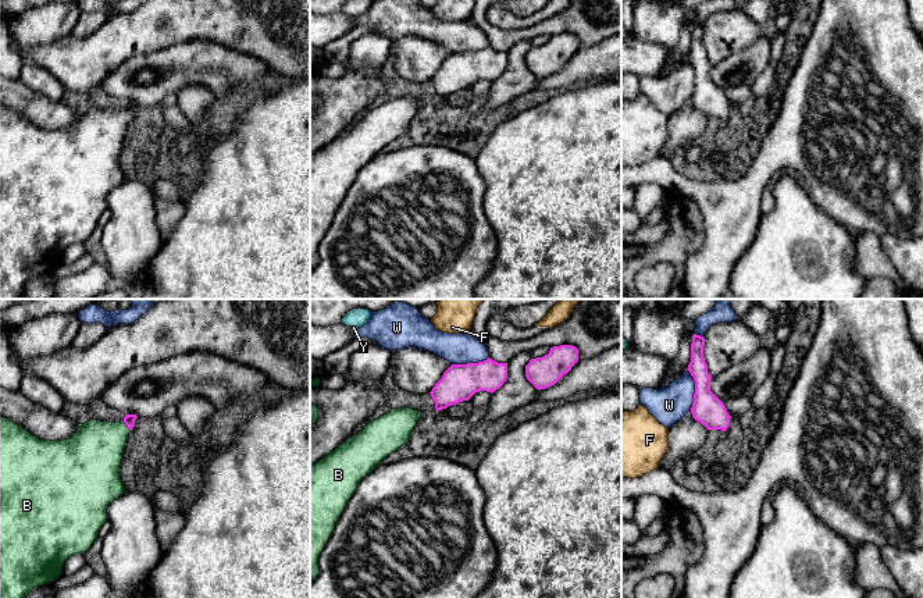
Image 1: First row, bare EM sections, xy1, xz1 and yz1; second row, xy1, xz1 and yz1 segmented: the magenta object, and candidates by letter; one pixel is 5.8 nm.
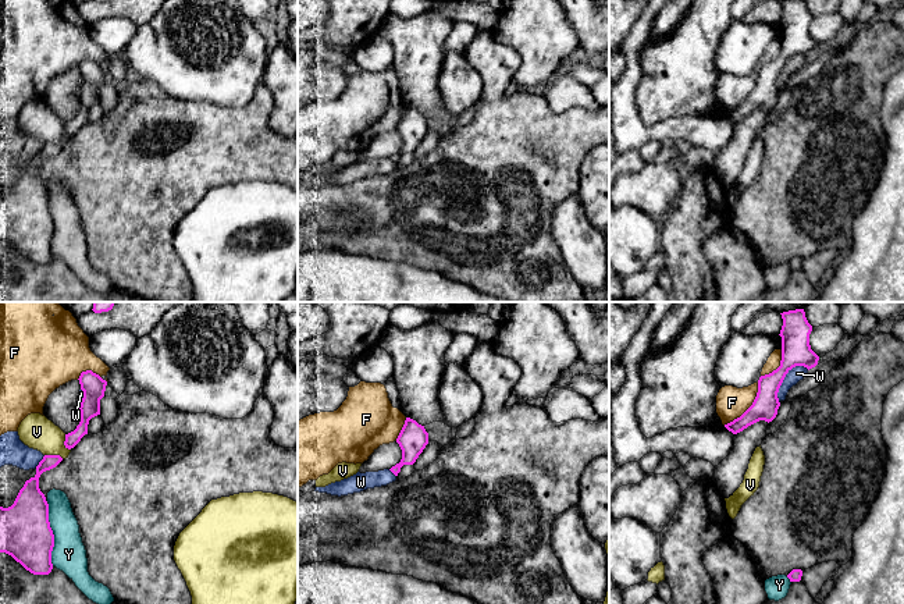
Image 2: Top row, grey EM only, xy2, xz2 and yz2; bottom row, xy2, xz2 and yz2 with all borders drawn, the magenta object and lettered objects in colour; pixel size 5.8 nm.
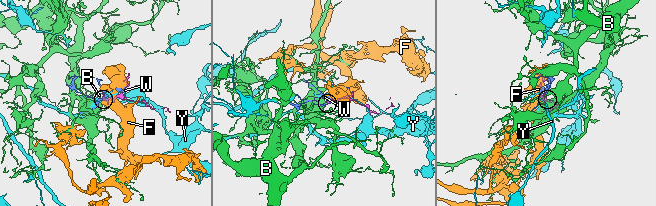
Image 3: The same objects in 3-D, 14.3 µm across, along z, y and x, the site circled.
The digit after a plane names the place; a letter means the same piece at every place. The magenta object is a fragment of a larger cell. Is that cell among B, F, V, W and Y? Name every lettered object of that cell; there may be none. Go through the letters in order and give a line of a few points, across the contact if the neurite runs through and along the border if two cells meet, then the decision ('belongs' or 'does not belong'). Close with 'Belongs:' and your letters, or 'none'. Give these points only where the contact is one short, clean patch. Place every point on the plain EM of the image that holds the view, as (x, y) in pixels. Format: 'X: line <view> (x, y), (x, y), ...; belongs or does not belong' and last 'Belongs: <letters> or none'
B: line xy1 (129, 107), (127, 114), (93, 142); belongs
F: does not belong
V: does not belong
W: does not belong
Y: does not belong
Belongs: B

